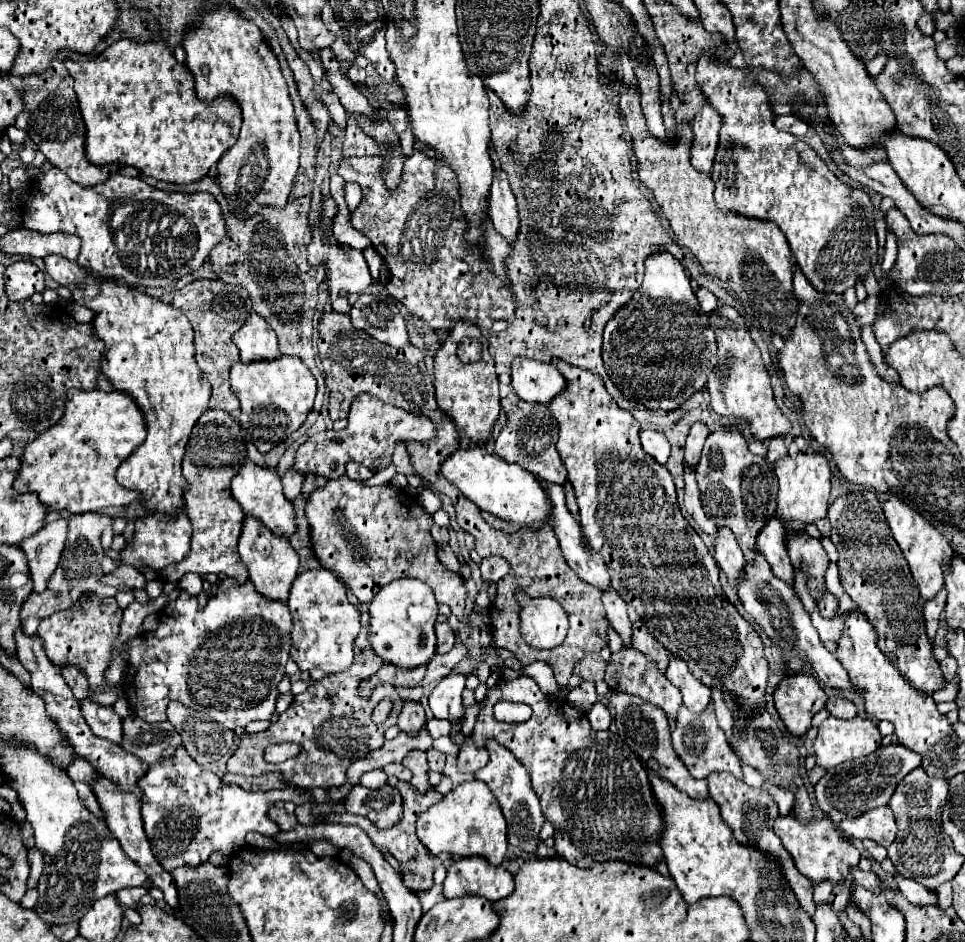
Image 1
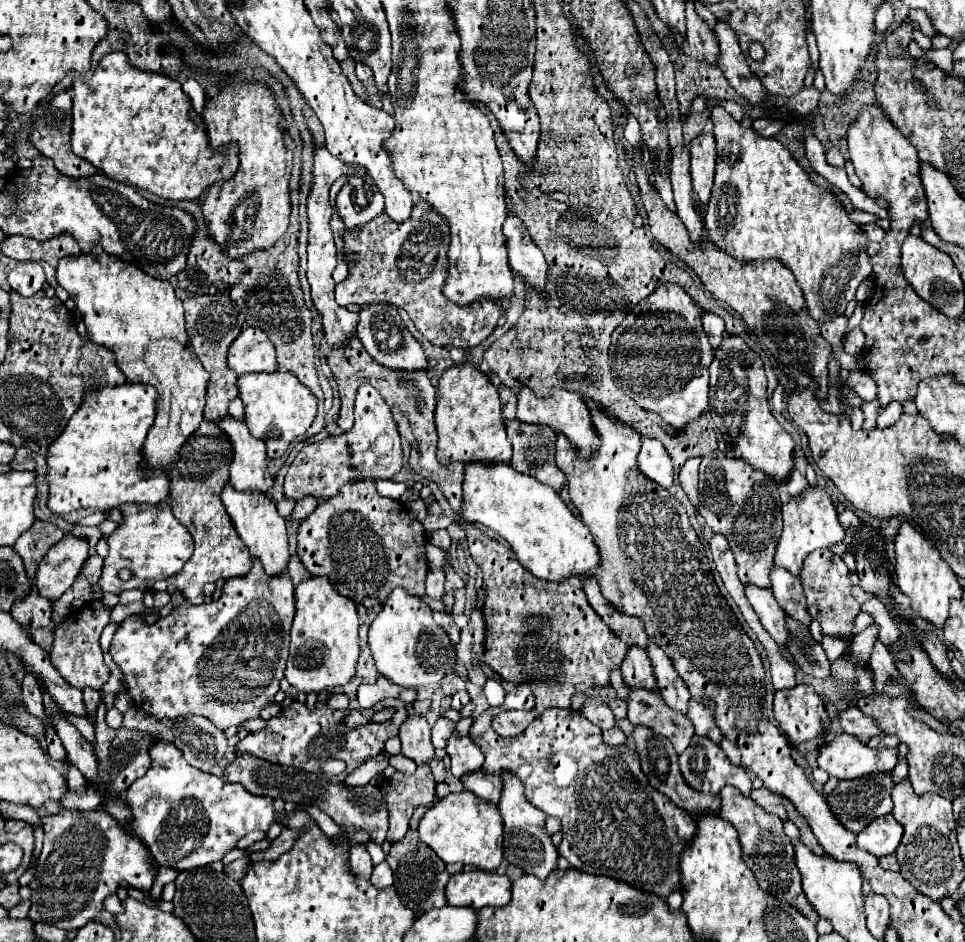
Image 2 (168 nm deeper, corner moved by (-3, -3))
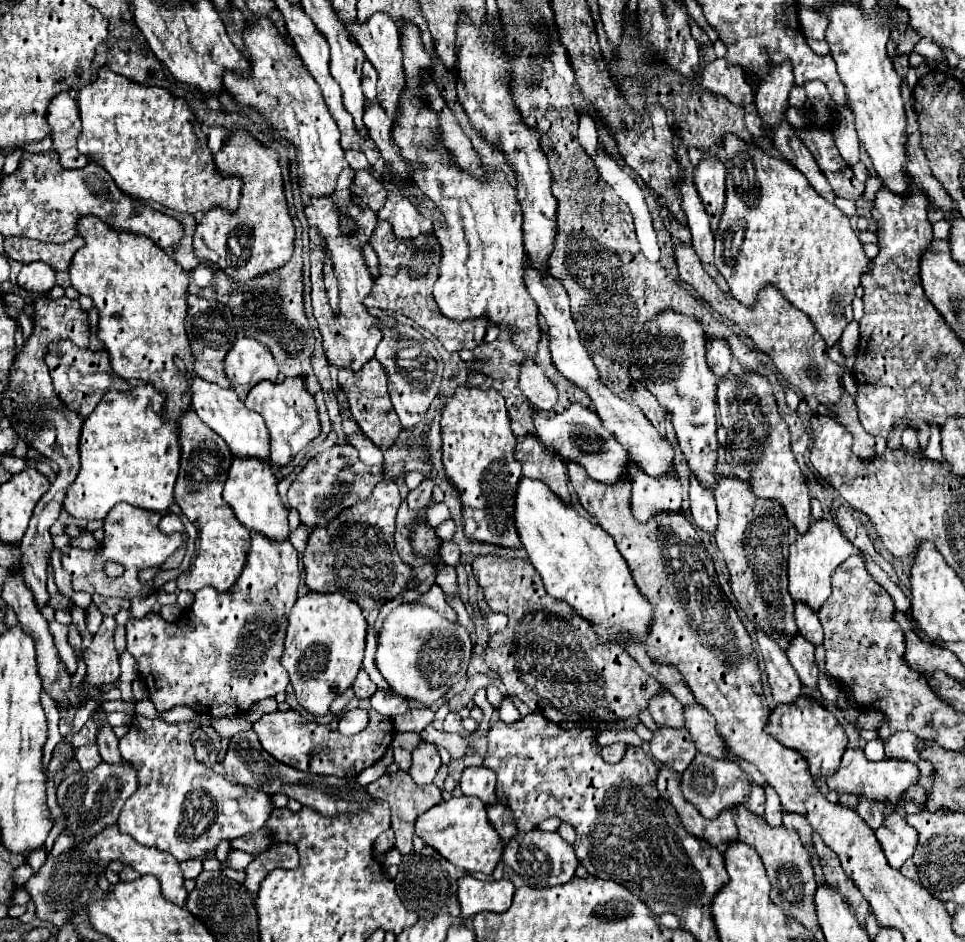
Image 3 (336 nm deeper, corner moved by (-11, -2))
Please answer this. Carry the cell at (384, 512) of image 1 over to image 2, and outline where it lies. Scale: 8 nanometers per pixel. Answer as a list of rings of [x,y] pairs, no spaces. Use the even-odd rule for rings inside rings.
[[[361,480],[359,484],[347,484],[331,500],[321,500],[311,516],[307,516],[297,530],[297,554],[303,566],[311,576],[325,576],[333,588],[351,598],[355,604],[365,606],[367,610],[381,610],[383,600],[395,590],[403,588],[413,596],[425,594],[425,576],[427,576],[427,558],[425,558],[427,534],[421,522],[415,522],[407,510],[391,500],[377,494],[371,480]]]

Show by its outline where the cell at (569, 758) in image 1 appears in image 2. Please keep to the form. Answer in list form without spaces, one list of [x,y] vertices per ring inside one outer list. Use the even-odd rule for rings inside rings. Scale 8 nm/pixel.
[[[519,684],[513,692],[507,694],[503,706],[485,710],[475,724],[471,726],[469,736],[475,740],[479,750],[485,754],[483,772],[501,776],[503,772],[513,774],[525,786],[527,800],[543,810],[547,816],[555,816],[563,824],[563,840],[559,844],[559,854],[581,872],[611,876],[621,880],[633,888],[643,892],[657,894],[667,898],[673,890],[683,890],[681,884],[681,868],[679,856],[687,842],[695,838],[697,822],[695,818],[677,808],[667,796],[651,788],[647,776],[639,766],[639,754],[629,750],[627,746],[619,746],[615,750],[607,748],[601,738],[601,728],[591,724],[581,712],[549,708],[539,718],[535,718],[525,732],[513,738],[501,738],[493,728],[491,720],[503,710],[531,710],[535,706],[535,698],[527,684]]]

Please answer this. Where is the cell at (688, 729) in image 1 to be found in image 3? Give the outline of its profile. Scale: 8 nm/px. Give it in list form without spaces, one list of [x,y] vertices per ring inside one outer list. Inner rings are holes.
[[[697,753],[695,759],[691,761],[691,765],[687,767],[687,771],[683,773],[681,787],[683,787],[685,799],[689,803],[693,803],[709,819],[719,815],[723,809],[733,809],[735,805],[745,805],[745,807],[749,807],[749,811],[753,811],[757,815],[763,815],[763,809],[765,809],[763,787],[753,783],[741,767],[737,767],[735,763],[731,763],[727,759],[715,759],[711,755]]]

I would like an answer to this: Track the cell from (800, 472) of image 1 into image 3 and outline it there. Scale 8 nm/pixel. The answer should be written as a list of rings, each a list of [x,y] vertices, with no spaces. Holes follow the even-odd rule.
[[[823,517],[811,523],[807,533],[799,533],[795,529],[789,531],[791,551],[789,551],[789,591],[795,601],[803,601],[811,605],[815,611],[825,603],[831,595],[831,573],[843,563],[847,557],[855,555],[855,545],[843,535],[841,527],[837,525],[835,517]]]

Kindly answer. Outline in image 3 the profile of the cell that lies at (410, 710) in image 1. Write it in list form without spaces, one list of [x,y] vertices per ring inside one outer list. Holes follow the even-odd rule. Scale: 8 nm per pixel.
[[[421,741],[413,751],[413,765],[409,769],[413,781],[419,785],[431,783],[439,767],[441,767],[441,759],[437,747],[433,743]]]

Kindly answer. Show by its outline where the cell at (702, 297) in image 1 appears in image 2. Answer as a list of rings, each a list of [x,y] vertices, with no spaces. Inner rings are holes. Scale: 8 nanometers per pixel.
[[[703,314],[703,330],[705,330],[713,350],[717,350],[719,344],[723,342],[723,332],[725,332],[723,320],[717,314]]]

